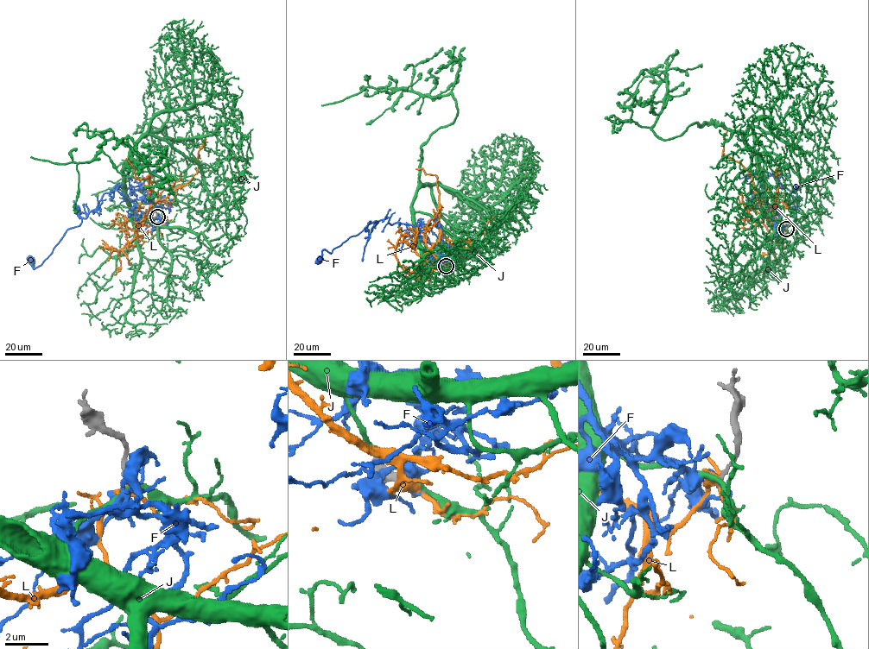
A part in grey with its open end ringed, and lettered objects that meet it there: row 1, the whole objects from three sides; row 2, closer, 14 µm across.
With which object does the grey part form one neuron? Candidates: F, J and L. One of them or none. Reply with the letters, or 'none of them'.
none of them

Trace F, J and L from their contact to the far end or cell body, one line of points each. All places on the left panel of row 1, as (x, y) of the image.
F: (156, 217), (138, 211), (117, 190), (106, 192), (99, 210), (67, 229), (42, 263), (34, 268), (30, 261)
J: (156, 217), (134, 210), (123, 166), (131, 154), (165, 174), (112, 139), (76, 165), (73, 213)
L: (156, 217), (155, 223), (142, 224), (149, 211), (149, 176), (137, 179), (134, 168), (126, 158)

